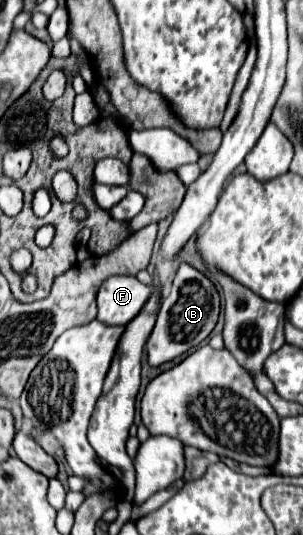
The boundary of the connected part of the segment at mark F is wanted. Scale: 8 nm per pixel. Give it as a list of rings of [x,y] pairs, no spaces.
[[[111,276],[101,284],[97,292],[97,308],[99,308],[97,320],[109,326],[117,326],[117,324],[125,326],[139,314],[139,310],[145,306],[149,296],[151,296],[151,286],[141,284],[135,276]]]

